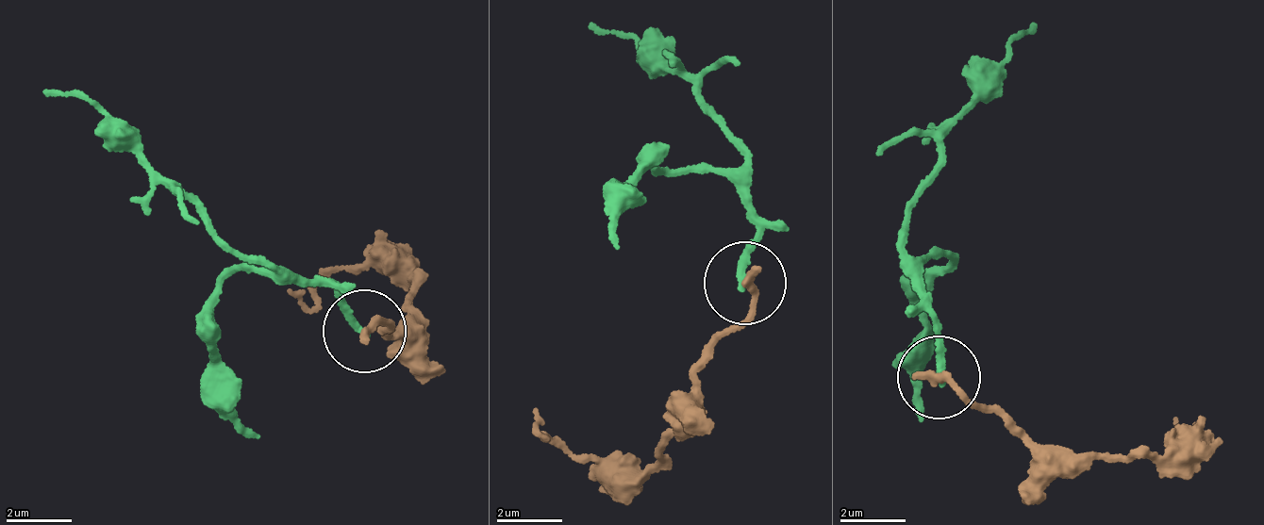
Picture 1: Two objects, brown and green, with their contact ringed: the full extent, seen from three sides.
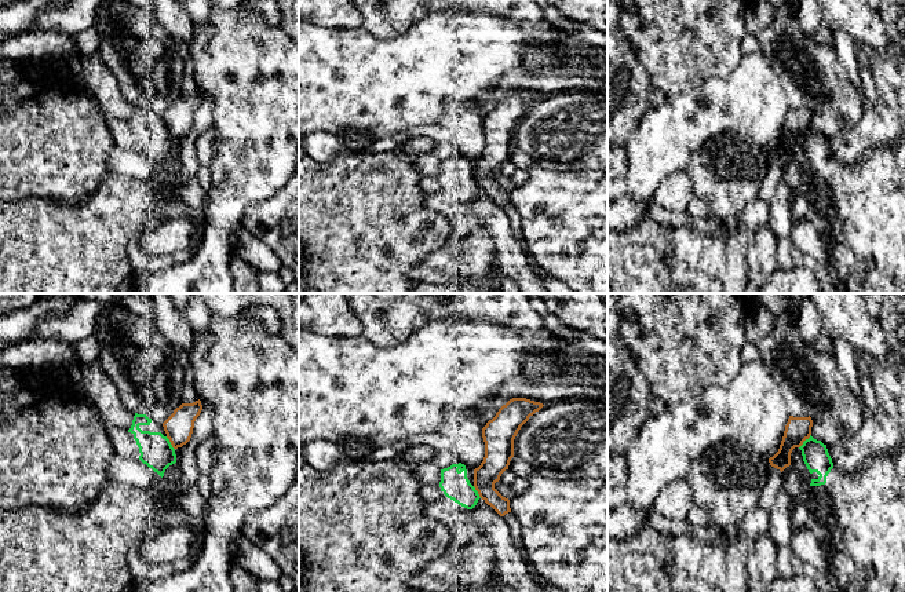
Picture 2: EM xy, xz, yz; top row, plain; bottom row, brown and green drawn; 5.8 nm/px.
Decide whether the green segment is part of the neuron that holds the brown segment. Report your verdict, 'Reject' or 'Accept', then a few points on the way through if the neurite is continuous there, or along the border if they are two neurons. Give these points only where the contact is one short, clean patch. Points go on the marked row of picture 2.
Reject

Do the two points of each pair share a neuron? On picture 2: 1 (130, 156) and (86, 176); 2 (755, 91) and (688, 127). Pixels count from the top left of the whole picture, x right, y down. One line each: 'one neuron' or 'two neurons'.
1: two neurons
2: one neuron

